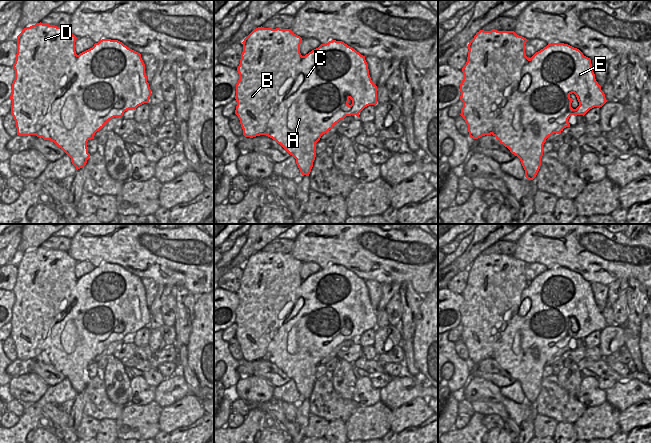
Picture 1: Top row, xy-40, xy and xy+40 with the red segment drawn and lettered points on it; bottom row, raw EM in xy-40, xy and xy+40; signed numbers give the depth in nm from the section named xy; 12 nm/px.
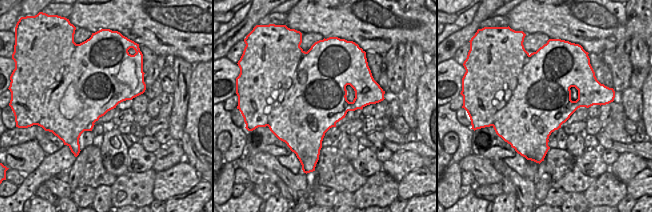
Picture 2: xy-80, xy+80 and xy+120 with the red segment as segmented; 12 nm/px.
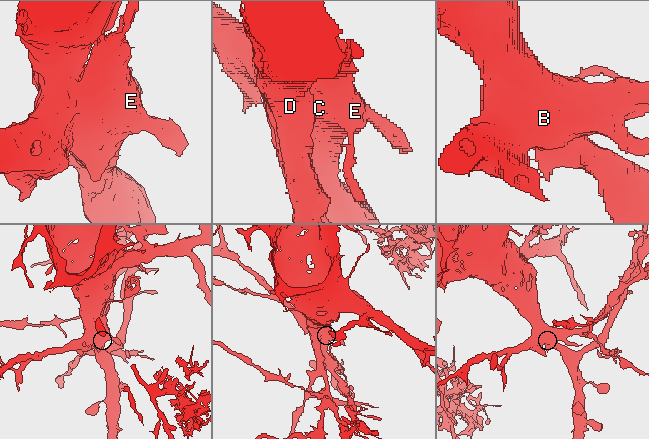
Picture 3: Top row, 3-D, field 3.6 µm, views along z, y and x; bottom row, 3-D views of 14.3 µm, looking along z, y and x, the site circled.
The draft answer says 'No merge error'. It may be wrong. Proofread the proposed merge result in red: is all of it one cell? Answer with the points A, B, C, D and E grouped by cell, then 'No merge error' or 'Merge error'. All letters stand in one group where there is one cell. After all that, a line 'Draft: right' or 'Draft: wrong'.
Groups: A C E / B D. Merge error
Draft: wrong

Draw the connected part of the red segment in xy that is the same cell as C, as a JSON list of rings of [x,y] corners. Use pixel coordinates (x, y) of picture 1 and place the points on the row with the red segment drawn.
[[[332,40],[321,44],[303,57],[296,67],[296,77],[287,84],[285,91],[280,90],[278,96],[281,104],[276,106],[276,114],[272,115],[264,135],[280,144],[296,159],[301,174],[309,176],[316,157],[316,143],[321,136],[346,116],[359,117],[365,107],[376,105],[377,86],[371,80],[365,56],[342,41]]]

